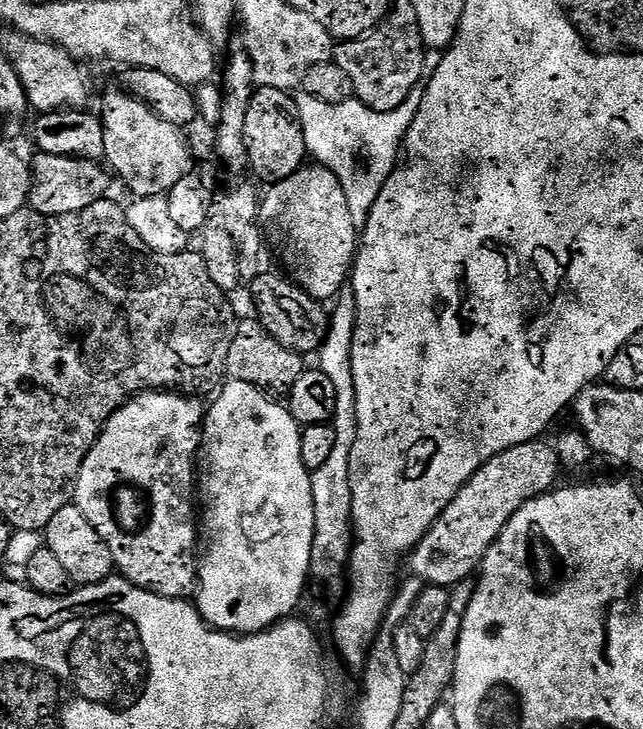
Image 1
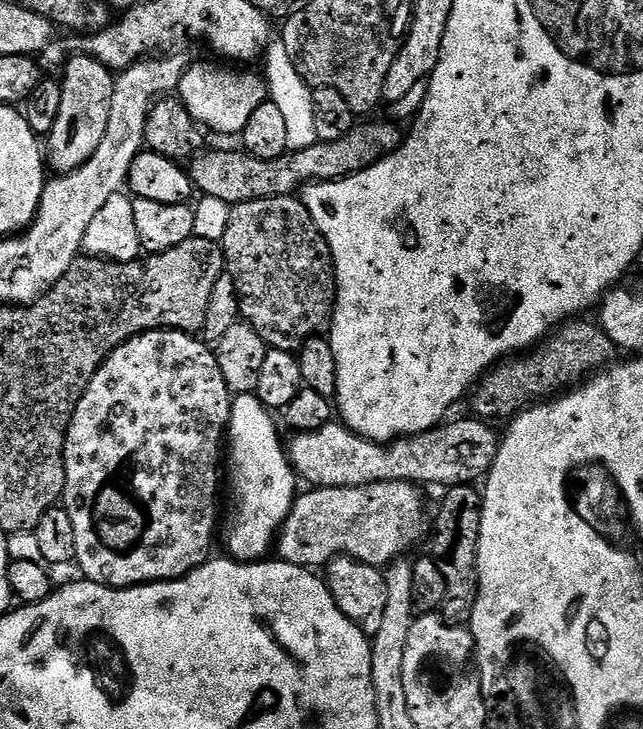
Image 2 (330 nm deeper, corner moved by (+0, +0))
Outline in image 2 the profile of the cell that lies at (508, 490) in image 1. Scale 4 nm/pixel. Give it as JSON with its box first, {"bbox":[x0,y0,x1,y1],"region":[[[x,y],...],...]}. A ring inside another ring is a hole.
{"bbox":[274,480,430,570],"region":[[[391,480],[353,488],[313,487],[308,491],[312,492],[301,491],[297,495],[274,544],[279,559],[288,564],[320,570],[331,564],[335,557],[348,556],[352,560],[383,569],[392,561],[408,554],[423,536],[425,539],[429,535],[430,512],[428,516],[427,510],[424,509],[424,496],[420,493],[423,491],[407,480]]]}

